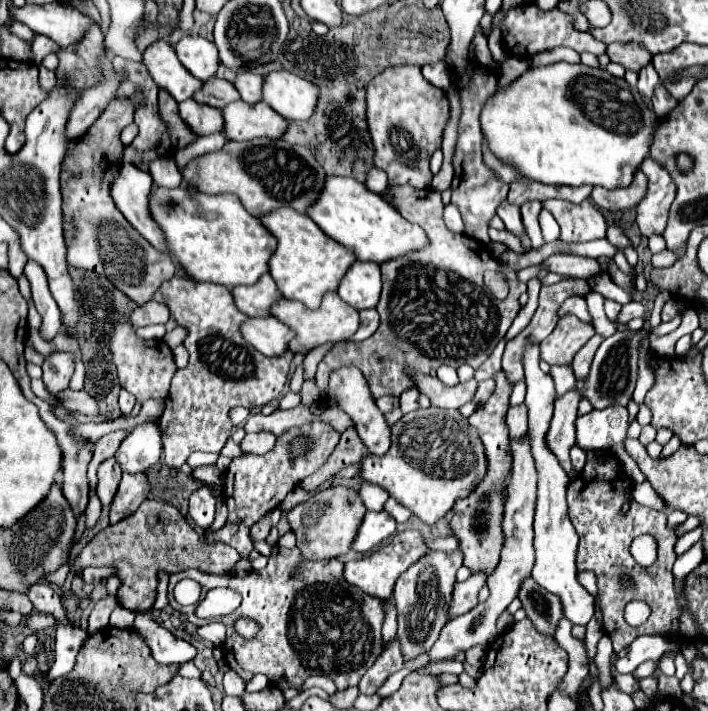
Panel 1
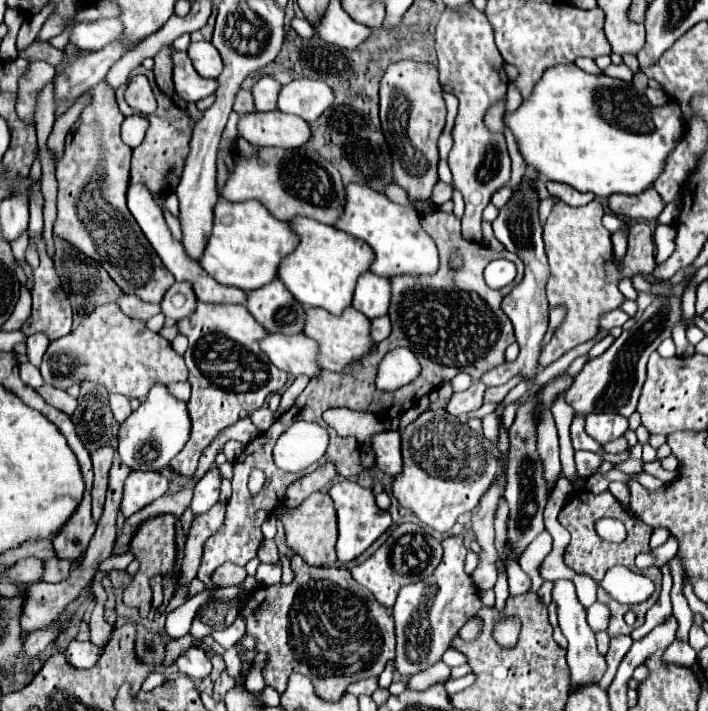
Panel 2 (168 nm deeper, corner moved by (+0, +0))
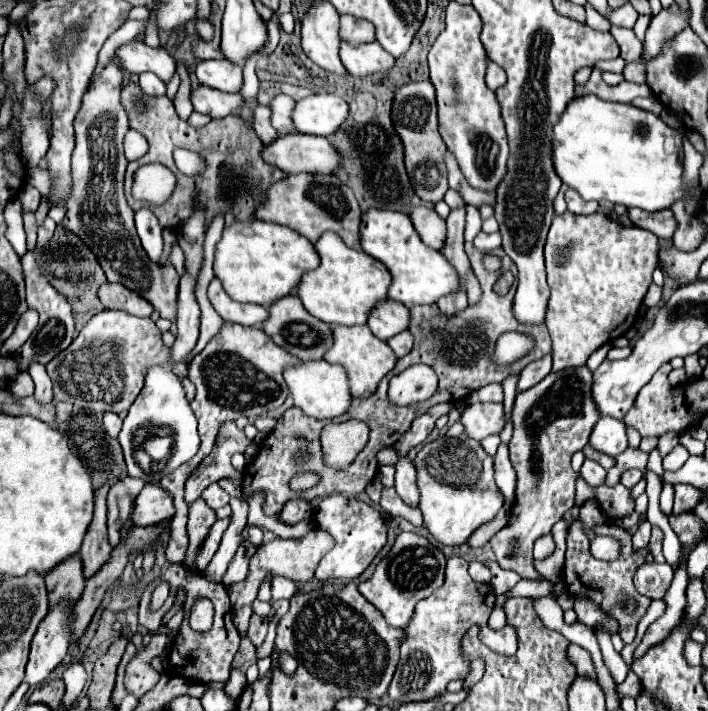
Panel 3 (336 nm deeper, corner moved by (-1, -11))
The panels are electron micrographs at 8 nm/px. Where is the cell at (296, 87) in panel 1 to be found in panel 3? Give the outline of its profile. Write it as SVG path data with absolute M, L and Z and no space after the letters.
M313 94L297 102L293 112L295 128L301 134L331 136L349 116L349 106L335 94Z

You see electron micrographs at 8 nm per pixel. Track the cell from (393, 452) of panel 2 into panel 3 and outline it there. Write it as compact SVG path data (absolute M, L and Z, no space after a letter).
M403 456L399 460L399 464L395 466L395 490L401 496L401 500L407 506L417 508L419 506L419 492L417 492L417 474L415 474L415 466L407 460L407 456Z

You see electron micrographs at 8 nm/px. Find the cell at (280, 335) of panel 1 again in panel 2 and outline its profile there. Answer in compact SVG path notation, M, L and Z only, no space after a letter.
M268 333L260 339L260 349L264 349L268 359L278 369L294 377L300 373L314 377L320 369L320 365L316 363L316 341L312 341L304 333Z

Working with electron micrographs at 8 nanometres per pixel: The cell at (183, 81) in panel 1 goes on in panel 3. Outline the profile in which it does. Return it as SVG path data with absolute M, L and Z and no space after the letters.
M199 86L197 90L193 90L191 100L193 100L195 112L207 114L211 118L231 116L243 104L241 94L227 94L227 92L215 90L215 88L207 88L207 86Z

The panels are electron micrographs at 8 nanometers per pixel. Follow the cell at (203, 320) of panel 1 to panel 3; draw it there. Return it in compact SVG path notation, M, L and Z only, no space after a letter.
M225 322L223 330L205 346L203 352L199 352L189 362L189 380L197 388L191 408L199 420L201 448L189 462L185 462L177 470L161 478L161 486L173 496L173 502L177 508L177 514L171 520L171 528L169 528L171 538L167 546L167 562L181 564L185 558L189 536L187 536L187 504L183 500L183 486L189 474L201 464L201 460L215 446L219 426L223 424L223 420L237 420L239 416L257 418L279 408L289 394L289 388L283 380L283 370L293 364L301 364L301 360L285 352L281 346L273 344L273 340L269 340L269 336L265 336L261 328L251 328L251 326L231 324L231 322Z

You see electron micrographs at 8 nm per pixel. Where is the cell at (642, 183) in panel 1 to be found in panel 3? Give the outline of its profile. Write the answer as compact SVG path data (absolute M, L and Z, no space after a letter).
M629 208L629 218L635 226L641 226L649 232L653 232L657 238L673 238L677 230L677 220L671 210L661 212L645 212L639 208Z

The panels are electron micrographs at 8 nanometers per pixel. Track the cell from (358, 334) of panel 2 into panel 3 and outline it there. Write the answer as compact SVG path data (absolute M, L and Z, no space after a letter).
M335 326L333 340L335 342L325 354L325 360L333 364L341 364L347 370L351 394L355 398L369 398L377 390L377 384L383 380L383 376L389 374L397 364L397 356L389 348L389 344L383 340L377 340L367 326Z

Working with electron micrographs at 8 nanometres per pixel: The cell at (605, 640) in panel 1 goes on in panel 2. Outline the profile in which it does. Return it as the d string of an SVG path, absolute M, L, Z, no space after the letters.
M594 603L586 609L586 619L588 619L588 625L592 627L594 633L606 631L608 621L610 621L610 609L602 603Z

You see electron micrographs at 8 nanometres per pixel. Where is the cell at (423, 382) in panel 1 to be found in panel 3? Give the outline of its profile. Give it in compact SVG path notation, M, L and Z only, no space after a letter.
M471 404L461 416L465 432L473 440L483 440L491 434L501 434L505 428L503 404Z

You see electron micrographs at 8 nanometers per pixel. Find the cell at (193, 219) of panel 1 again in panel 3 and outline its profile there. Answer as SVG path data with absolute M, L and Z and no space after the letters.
M235 220L223 230L223 238L215 250L213 270L233 300L253 302L267 308L273 300L297 290L301 276L317 268L317 264L321 264L321 258L315 246L303 236L297 236L297 232L291 232L291 228L263 220Z

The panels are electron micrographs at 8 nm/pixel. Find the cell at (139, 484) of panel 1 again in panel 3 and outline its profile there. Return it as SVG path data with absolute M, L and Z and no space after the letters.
M147 484L135 500L135 510L131 518L135 526L155 526L173 520L173 516L173 498L163 488Z

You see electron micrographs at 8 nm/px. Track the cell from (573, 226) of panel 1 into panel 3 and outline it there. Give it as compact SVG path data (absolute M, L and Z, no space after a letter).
M565 212L565 220L553 220L545 244L547 282L551 288L545 324L553 340L553 372L569 366L583 366L599 346L633 328L639 306L653 282L651 274L657 268L657 248L655 234L637 226L623 226L617 218L605 212L589 216Z

